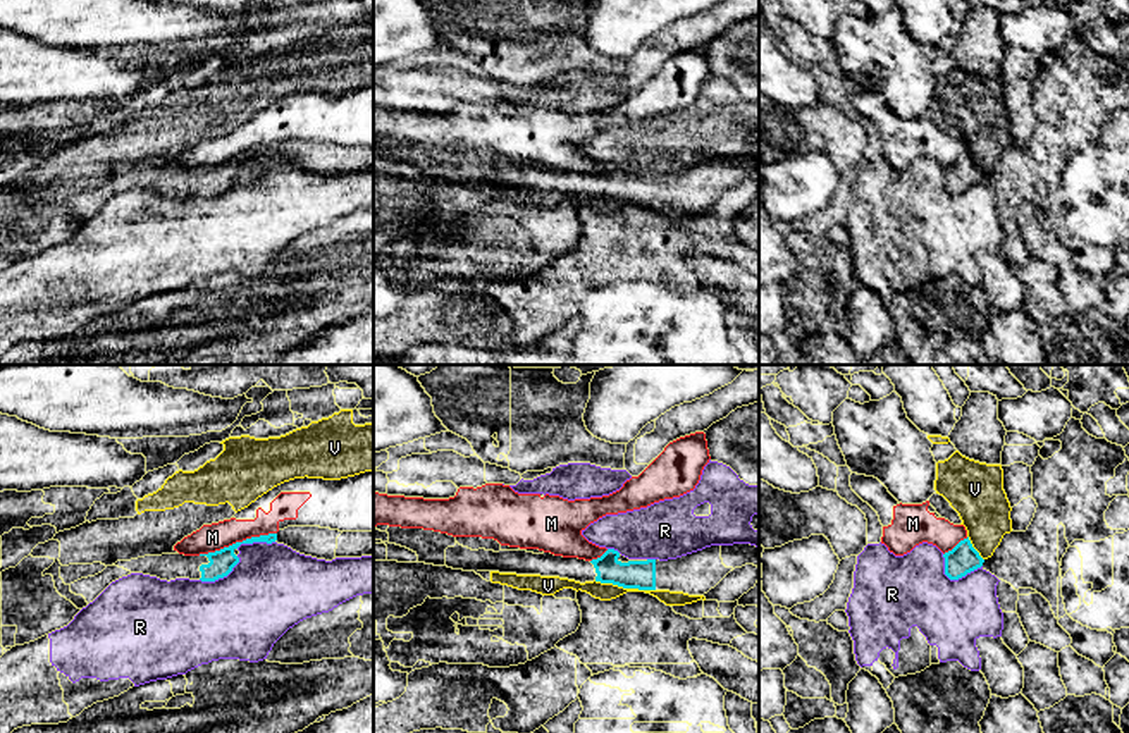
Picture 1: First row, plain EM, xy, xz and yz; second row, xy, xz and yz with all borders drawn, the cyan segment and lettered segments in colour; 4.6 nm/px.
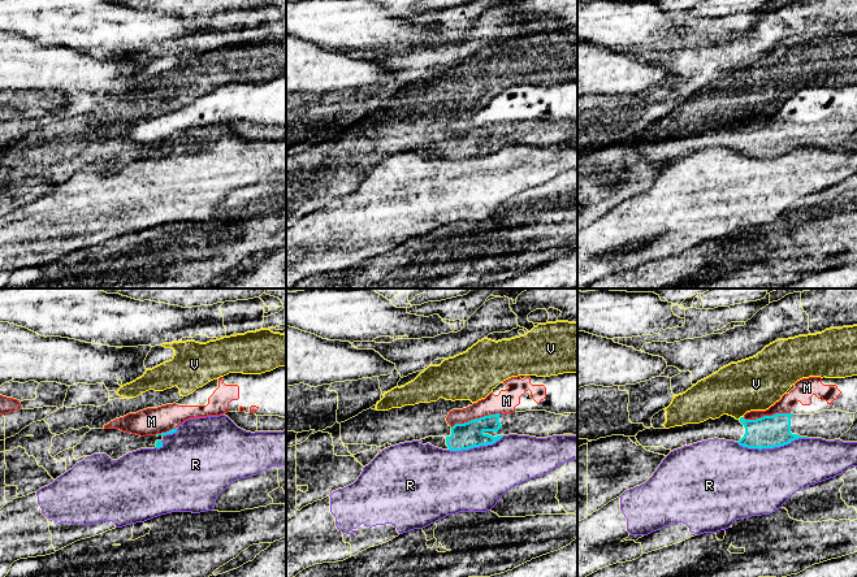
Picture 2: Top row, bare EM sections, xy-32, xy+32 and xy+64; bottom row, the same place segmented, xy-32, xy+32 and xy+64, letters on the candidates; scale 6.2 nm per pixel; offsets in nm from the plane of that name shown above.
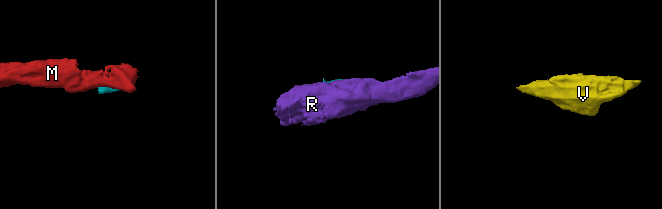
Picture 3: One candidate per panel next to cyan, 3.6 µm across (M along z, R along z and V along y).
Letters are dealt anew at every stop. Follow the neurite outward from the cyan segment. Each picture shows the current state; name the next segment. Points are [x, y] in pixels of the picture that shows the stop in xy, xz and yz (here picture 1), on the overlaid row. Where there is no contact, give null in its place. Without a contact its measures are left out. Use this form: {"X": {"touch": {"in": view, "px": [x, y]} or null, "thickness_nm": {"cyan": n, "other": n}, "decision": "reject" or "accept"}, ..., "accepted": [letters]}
{"M": {"touch": {"in": "xy", "px": [236, 542]}, "thickness_nm": {"cyan": 120, "other": 130}, "decision": "reject"}, "R": {"touch": {"in": "yz", "px": [954, 579]}, "thickness_nm": {"cyan": 140, "other": 340}, "decision": "reject"}, "V": {"touch": {"in": "xz", "px": [625, 587]}, "thickness_nm": {"cyan": 130, "other": 80}, "decision": "accept"}, "accepted": ["V"]}

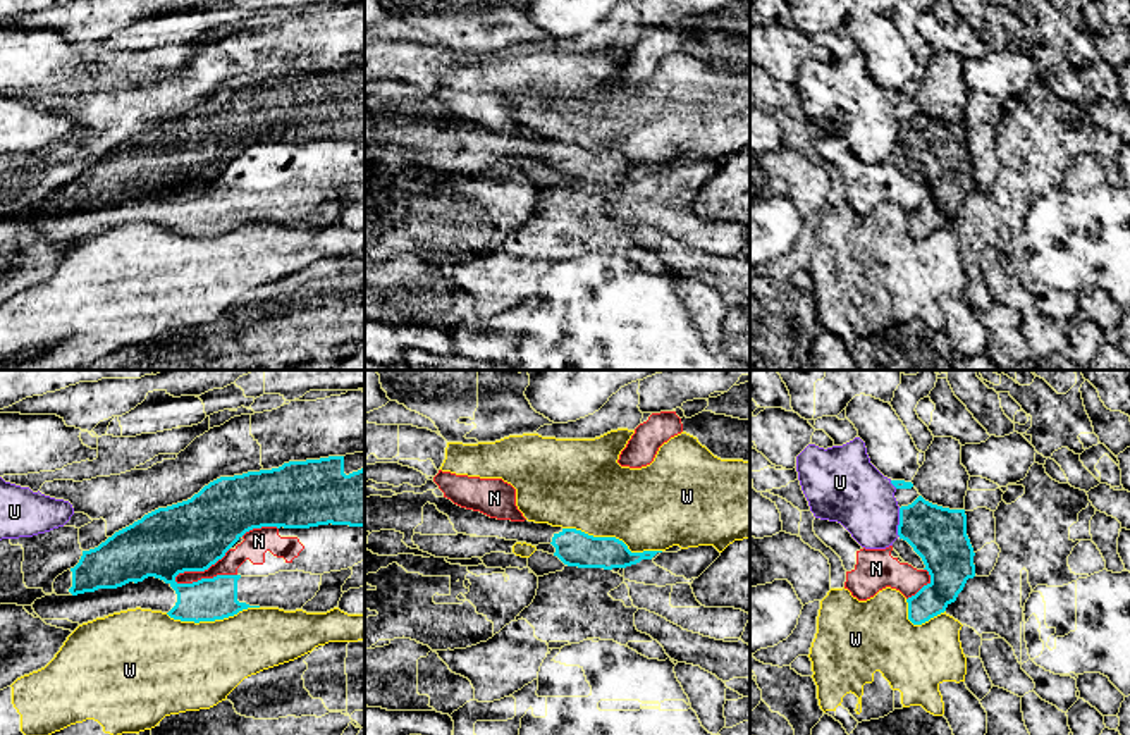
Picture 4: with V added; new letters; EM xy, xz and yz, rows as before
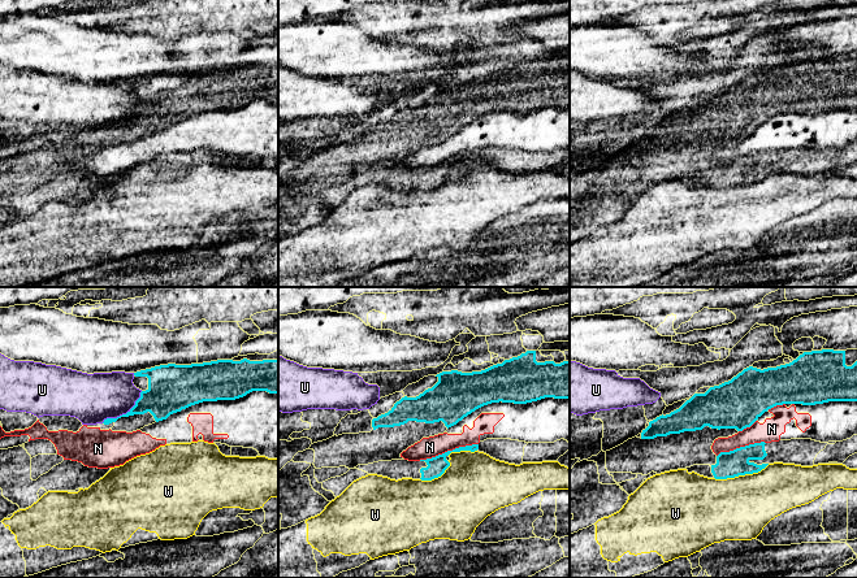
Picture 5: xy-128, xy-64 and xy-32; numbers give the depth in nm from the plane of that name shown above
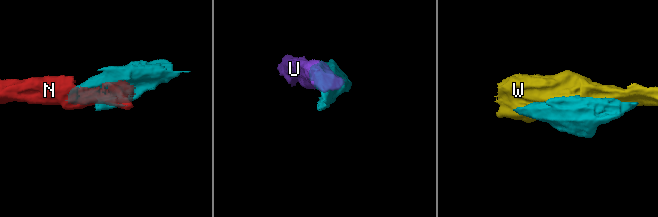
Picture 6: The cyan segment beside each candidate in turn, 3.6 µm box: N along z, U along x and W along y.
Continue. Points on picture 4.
{"N": {"touch": {"in": "xy", "px": [202, 570]}, "thickness_nm": {"cyan": 340, "other": 100}, "decision": "reject"}, "U": {"touch": {"in": "yz", "px": [900, 522]}, "thickness_nm": {"cyan": 260, "other": 300}, "decision": "reject"}, "W": {"touch": {"in": "xz", "px": [613, 537]}, "thickness_nm": {"cyan": 170, "other": 400}, "decision": "reject"}, "accepted": []}

